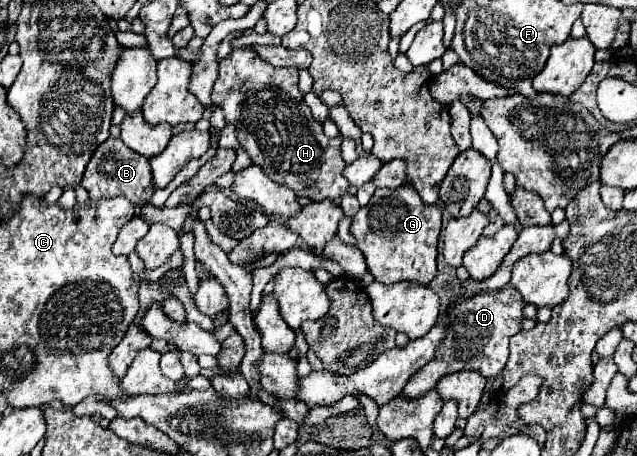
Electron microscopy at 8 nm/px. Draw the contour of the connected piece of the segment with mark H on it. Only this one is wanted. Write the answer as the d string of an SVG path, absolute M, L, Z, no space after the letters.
M249 47L233 49L221 63L219 63L219 77L211 91L211 101L219 105L225 113L225 121L235 125L237 137L241 147L249 153L251 161L263 169L265 175L269 175L273 181L289 187L299 197L309 197L311 201L333 201L335 205L341 205L341 199L349 187L347 179L343 179L341 171L345 169L345 161L339 153L341 139L329 139L323 133L323 125L313 119L311 109L303 103L303 93L297 87L299 75L297 69L277 69L273 65L267 65L263 59L259 59Z

